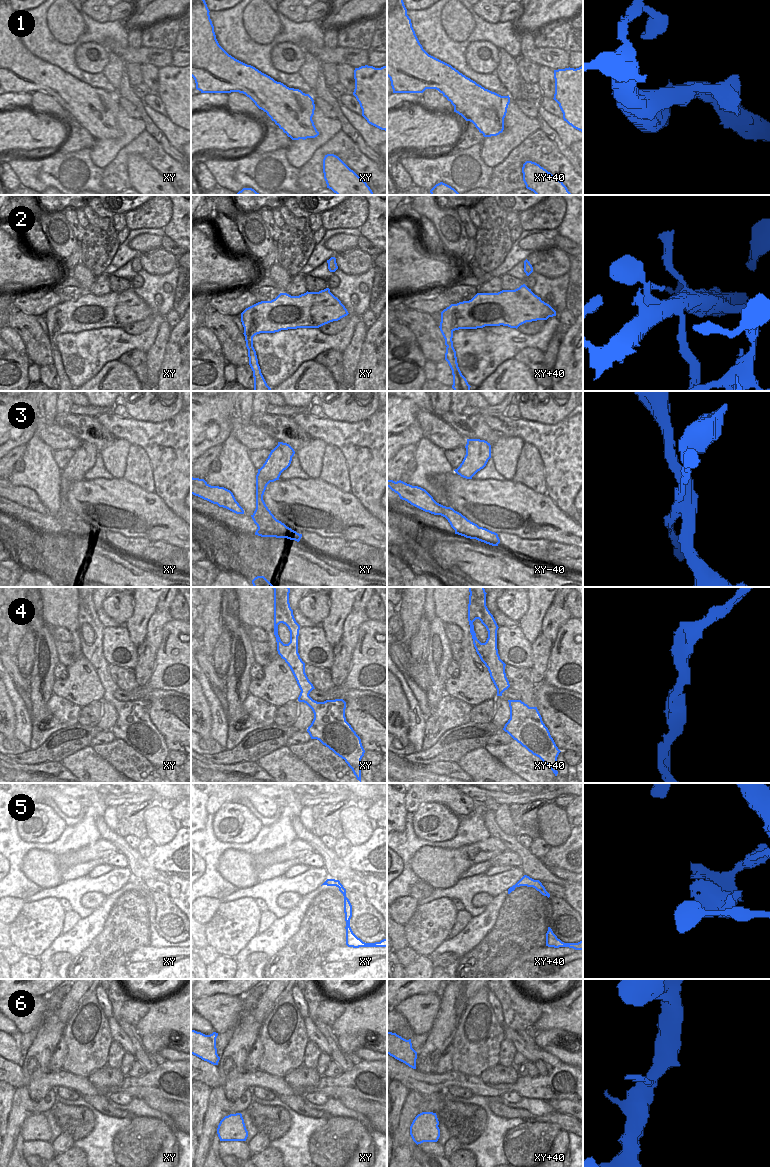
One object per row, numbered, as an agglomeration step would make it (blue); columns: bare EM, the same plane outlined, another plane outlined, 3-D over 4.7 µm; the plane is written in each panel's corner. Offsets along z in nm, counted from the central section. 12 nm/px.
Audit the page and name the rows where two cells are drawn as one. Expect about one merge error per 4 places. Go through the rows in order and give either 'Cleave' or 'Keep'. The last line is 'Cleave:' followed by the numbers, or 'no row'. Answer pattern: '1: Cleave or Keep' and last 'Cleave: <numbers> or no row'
1: Keep
2: Cleave
3: Cleave
4: Keep
5: Keep
6: Keep
Cleave: 2, 3.

